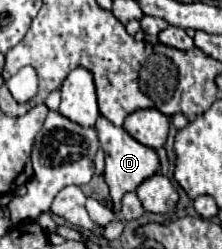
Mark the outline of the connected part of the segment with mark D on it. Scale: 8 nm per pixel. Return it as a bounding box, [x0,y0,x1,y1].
[96,117,160,213]

